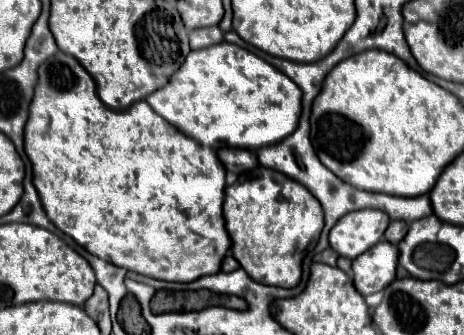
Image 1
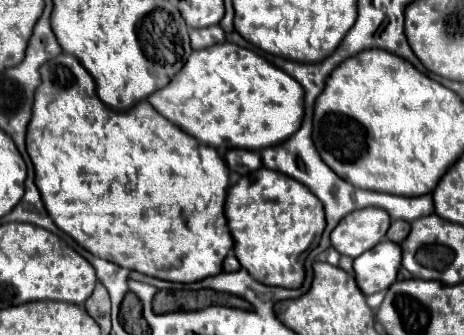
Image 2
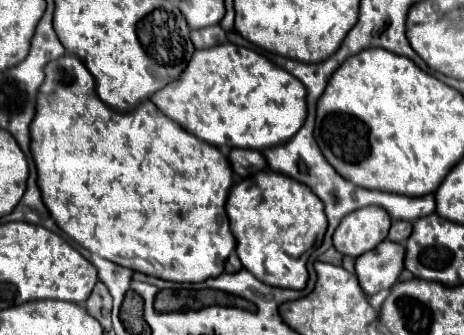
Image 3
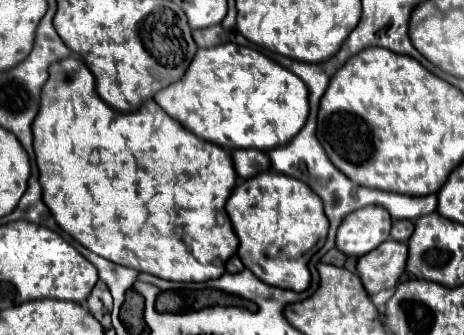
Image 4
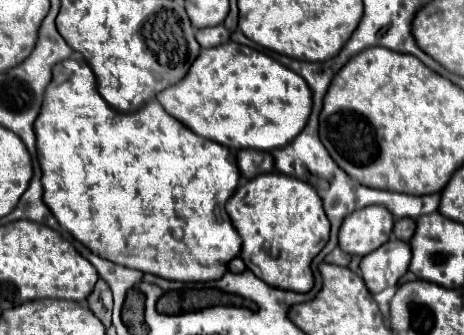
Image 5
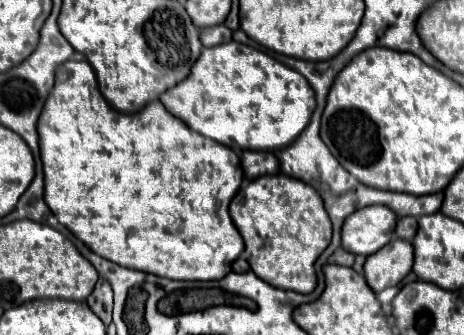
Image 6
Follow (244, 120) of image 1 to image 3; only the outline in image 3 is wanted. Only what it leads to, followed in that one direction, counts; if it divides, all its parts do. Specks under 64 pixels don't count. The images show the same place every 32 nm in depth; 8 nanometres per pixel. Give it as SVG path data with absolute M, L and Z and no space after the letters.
M230 42L196 50L184 72L172 84L156 92L150 100L164 116L178 122L186 132L216 146L218 150L230 150L230 148L264 150L276 144L284 144L300 130L306 118L306 88L298 84L298 80L292 74L278 68L262 54Z

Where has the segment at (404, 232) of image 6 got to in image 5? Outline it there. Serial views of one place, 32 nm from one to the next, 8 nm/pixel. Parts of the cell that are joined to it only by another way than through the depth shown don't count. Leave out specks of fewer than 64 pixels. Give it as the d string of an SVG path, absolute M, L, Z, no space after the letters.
M402 218L402 220L396 220L396 222L394 222L392 236L394 236L394 238L398 238L398 240L404 240L404 242L408 242L408 240L412 238L414 230L416 230L416 224L414 224L414 220L412 220L412 218Z

